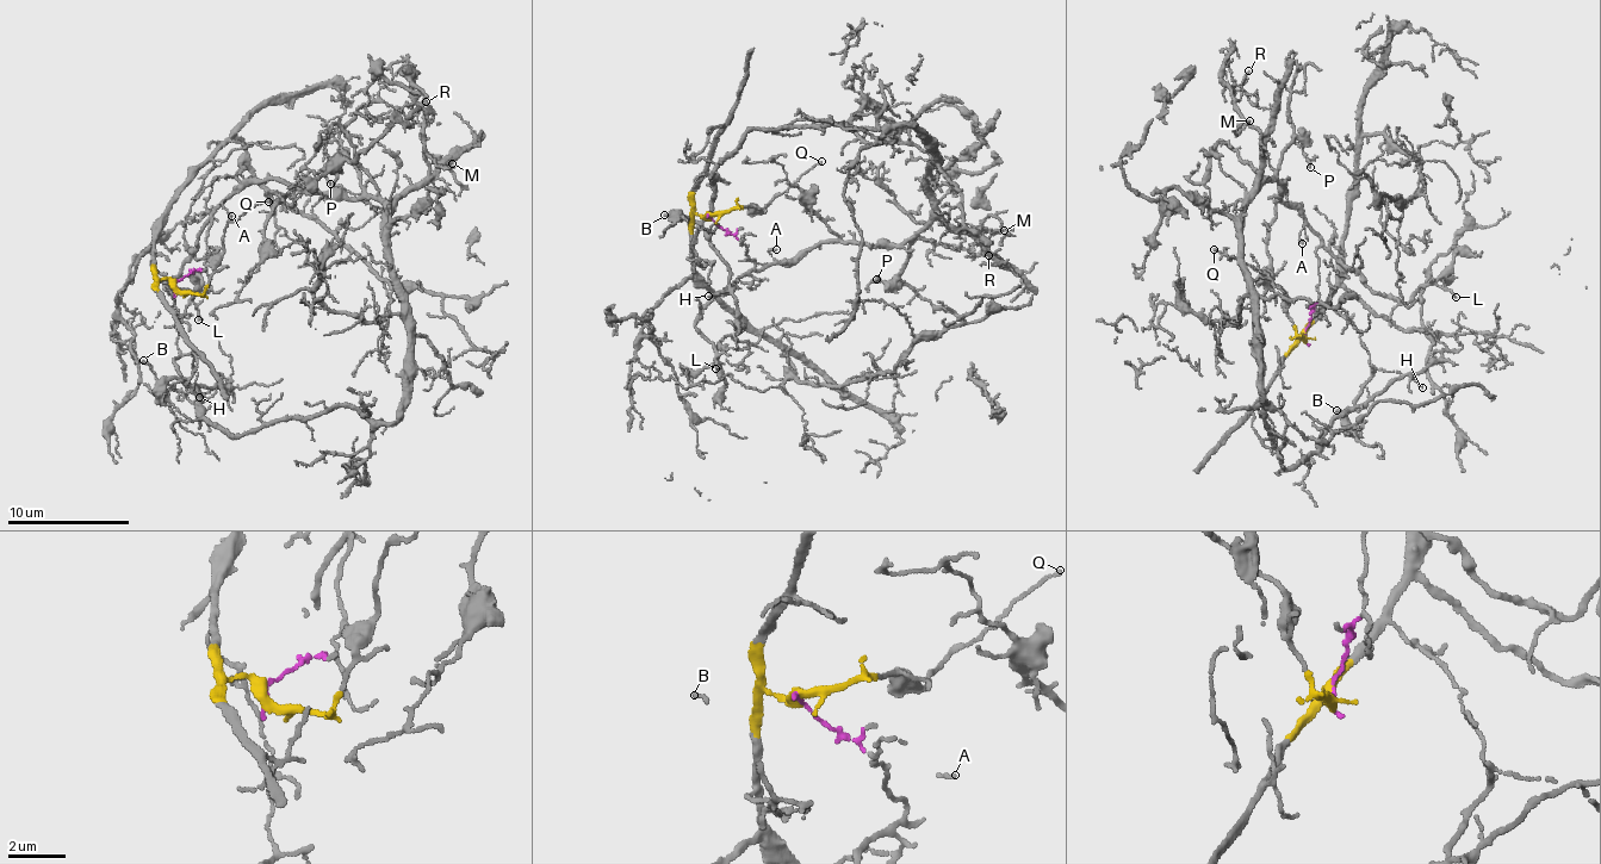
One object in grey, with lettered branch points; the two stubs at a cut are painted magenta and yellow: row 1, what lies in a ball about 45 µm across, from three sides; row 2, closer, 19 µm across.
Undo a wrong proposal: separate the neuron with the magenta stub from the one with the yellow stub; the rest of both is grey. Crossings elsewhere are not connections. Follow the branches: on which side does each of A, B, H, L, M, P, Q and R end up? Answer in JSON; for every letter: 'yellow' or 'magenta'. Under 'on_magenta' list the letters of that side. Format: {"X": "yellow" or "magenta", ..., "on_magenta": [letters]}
{"A": "magenta", "B": "magenta", "H": "magenta", "L": "magenta", "M": "magenta", "P": "magenta", "Q": "yellow", "R": "magenta", "on_magenta": ["A", "B", "H", "L", "M", "P", "R"]}

